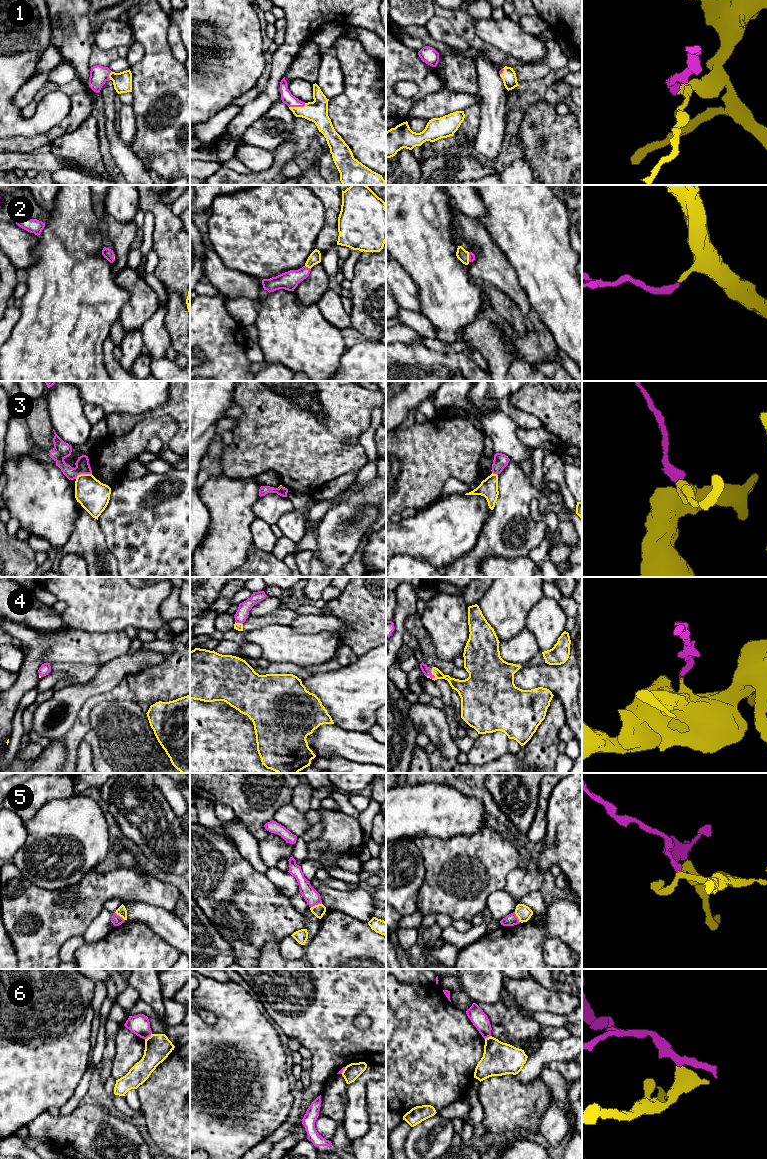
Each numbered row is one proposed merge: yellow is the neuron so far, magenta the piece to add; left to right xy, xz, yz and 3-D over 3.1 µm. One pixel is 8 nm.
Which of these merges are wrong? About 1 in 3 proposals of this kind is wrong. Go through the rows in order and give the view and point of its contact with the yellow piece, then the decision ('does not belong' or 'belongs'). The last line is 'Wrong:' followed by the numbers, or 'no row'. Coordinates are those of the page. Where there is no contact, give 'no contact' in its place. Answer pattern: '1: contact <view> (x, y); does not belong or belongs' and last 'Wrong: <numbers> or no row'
1: contact xz (297, 107); belongs
2: contact xz (308, 267); belongs
3: contact xy (83, 474); does not belong
4: contact yz (433, 674); belongs
5: contact xz (315, 905); does not belong
6: contact xy (148, 1037); does not belong
Wrong: 3, 5, 6

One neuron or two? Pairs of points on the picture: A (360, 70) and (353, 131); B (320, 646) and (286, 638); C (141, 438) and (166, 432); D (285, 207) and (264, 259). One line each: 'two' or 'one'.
A: one
B: one
C: one
D: one

